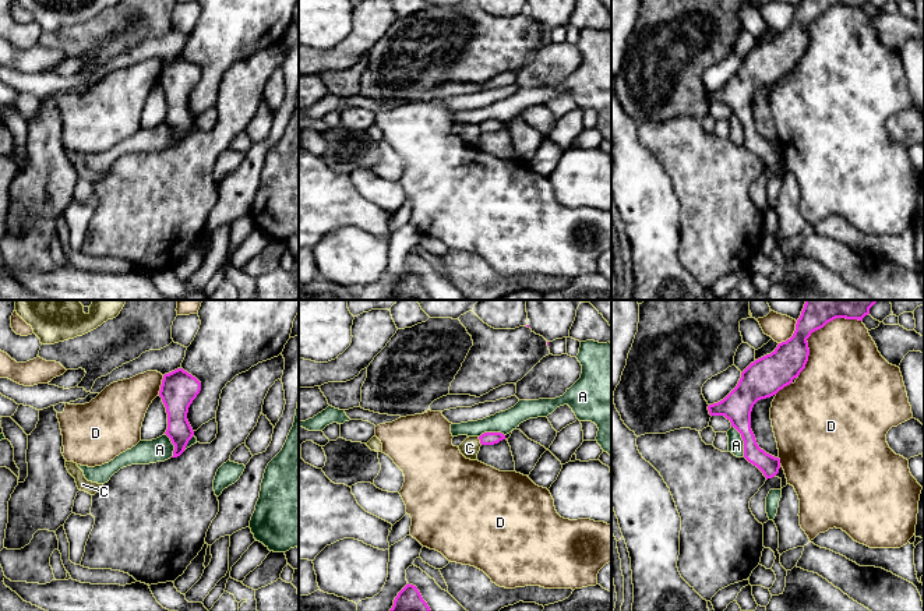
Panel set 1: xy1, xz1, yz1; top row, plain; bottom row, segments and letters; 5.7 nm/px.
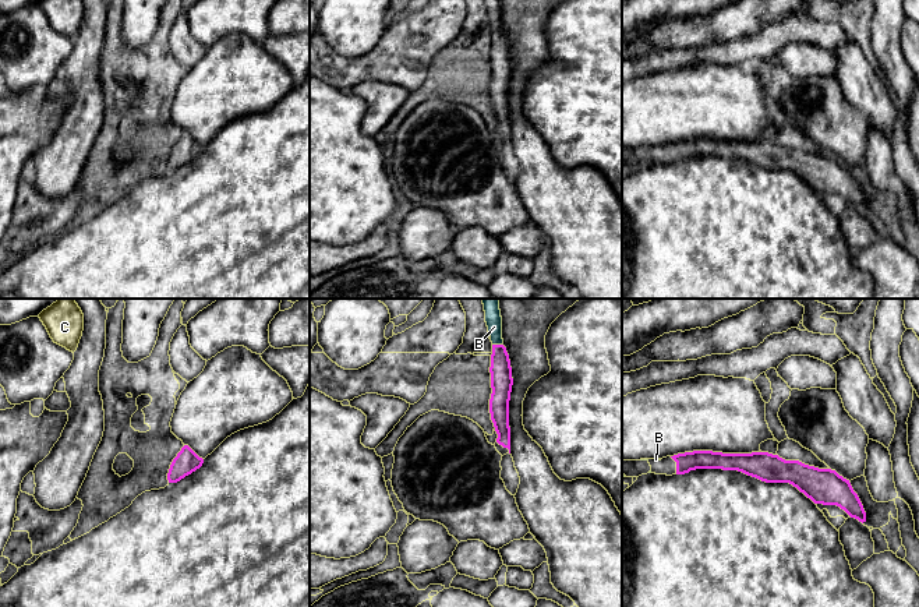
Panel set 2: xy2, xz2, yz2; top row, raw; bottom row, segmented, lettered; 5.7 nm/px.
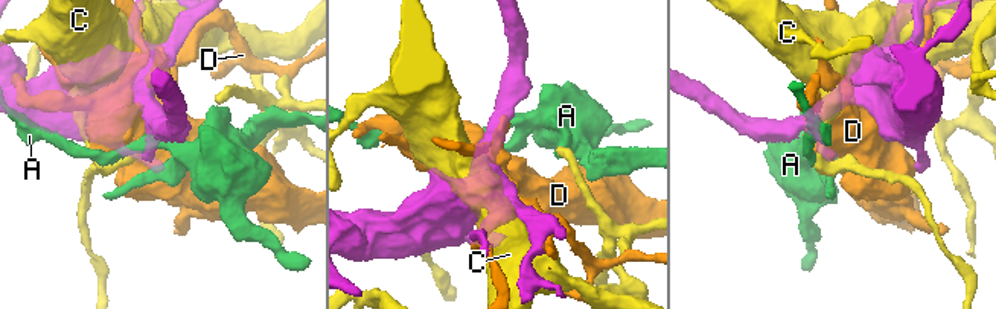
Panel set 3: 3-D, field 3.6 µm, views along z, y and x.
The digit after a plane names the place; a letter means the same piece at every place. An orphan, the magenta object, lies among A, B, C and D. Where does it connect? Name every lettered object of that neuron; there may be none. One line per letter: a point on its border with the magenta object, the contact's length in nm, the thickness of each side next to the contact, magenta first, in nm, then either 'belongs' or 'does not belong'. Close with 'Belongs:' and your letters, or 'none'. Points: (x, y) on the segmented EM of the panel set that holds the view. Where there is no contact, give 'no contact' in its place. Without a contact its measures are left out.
A: yz1 (743, 440) | 200 nm | 170/100 nm | does not belong
B: xz2 (498, 345) | 60 nm | 130/100 nm | belongs
C: xz1 (480, 441) | 50 nm | 80/110 nm | does not belong
D: yz1 (815, 329) | 500 nm | 240/420 nm | does not belong
Belongs: B

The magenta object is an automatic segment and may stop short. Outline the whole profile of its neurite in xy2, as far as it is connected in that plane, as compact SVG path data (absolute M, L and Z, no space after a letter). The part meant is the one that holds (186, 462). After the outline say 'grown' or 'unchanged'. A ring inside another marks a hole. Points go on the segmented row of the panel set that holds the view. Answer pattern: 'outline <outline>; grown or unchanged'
outline M184 445L170 465L167 473L169 483L180 481L185 476L199 469L202 463L204 459L199 458L188 445Z; unchanged

